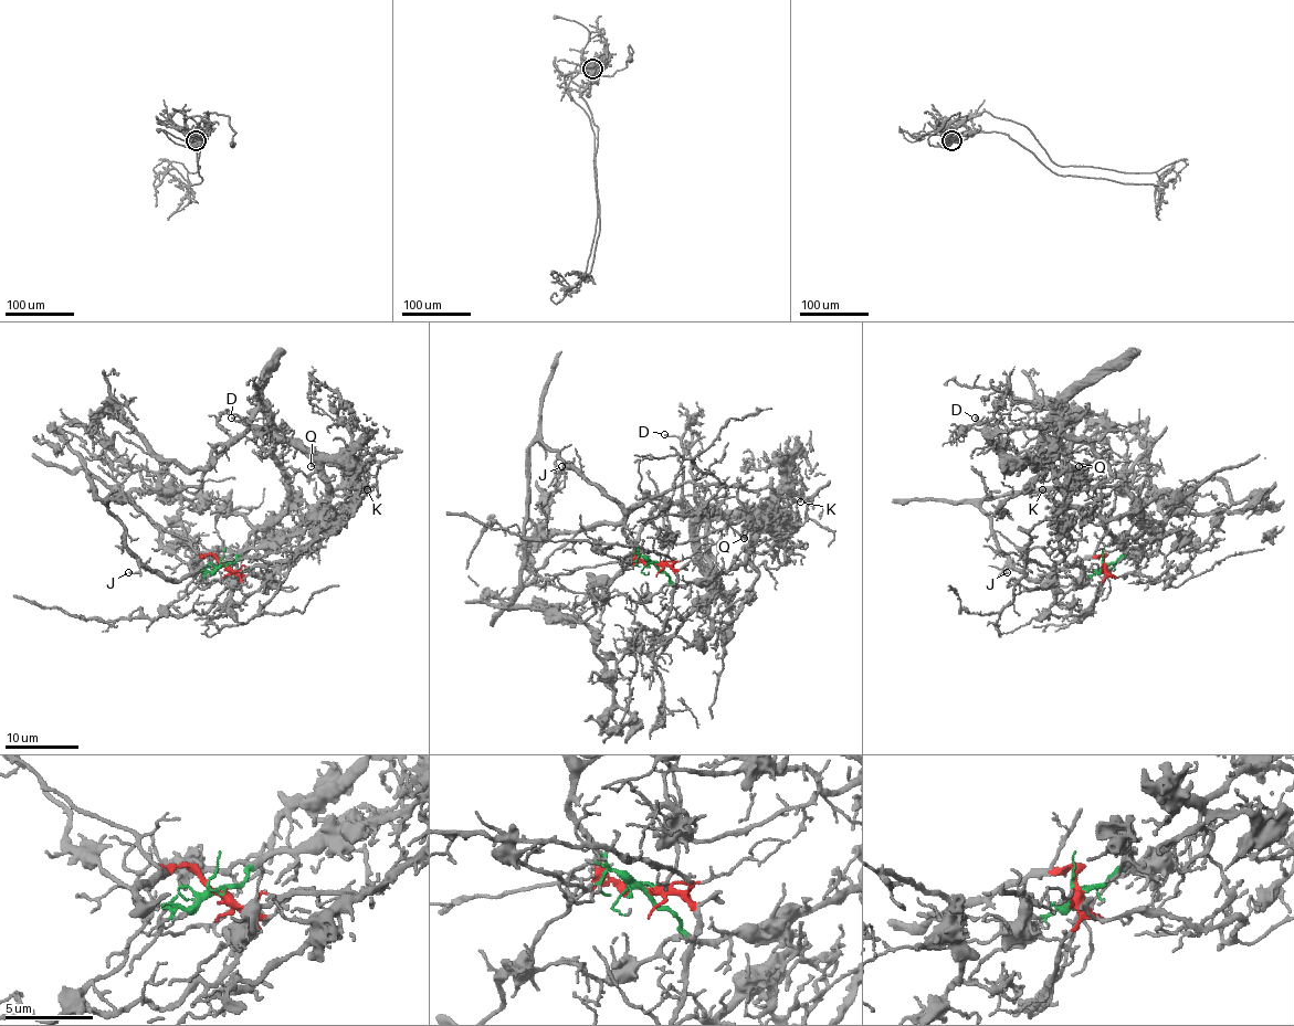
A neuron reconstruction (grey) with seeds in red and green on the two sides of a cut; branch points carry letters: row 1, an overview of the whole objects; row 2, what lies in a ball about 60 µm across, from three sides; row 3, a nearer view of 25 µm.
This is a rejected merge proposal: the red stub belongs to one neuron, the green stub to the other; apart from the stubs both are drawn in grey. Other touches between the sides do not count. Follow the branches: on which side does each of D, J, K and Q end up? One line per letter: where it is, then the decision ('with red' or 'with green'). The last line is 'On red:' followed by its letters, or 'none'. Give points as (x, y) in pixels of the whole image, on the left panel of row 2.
D: place (231, 418); with green
J: place (128, 572); with red
K: place (367, 489); with green
Q: place (311, 466); with green
On red: J

